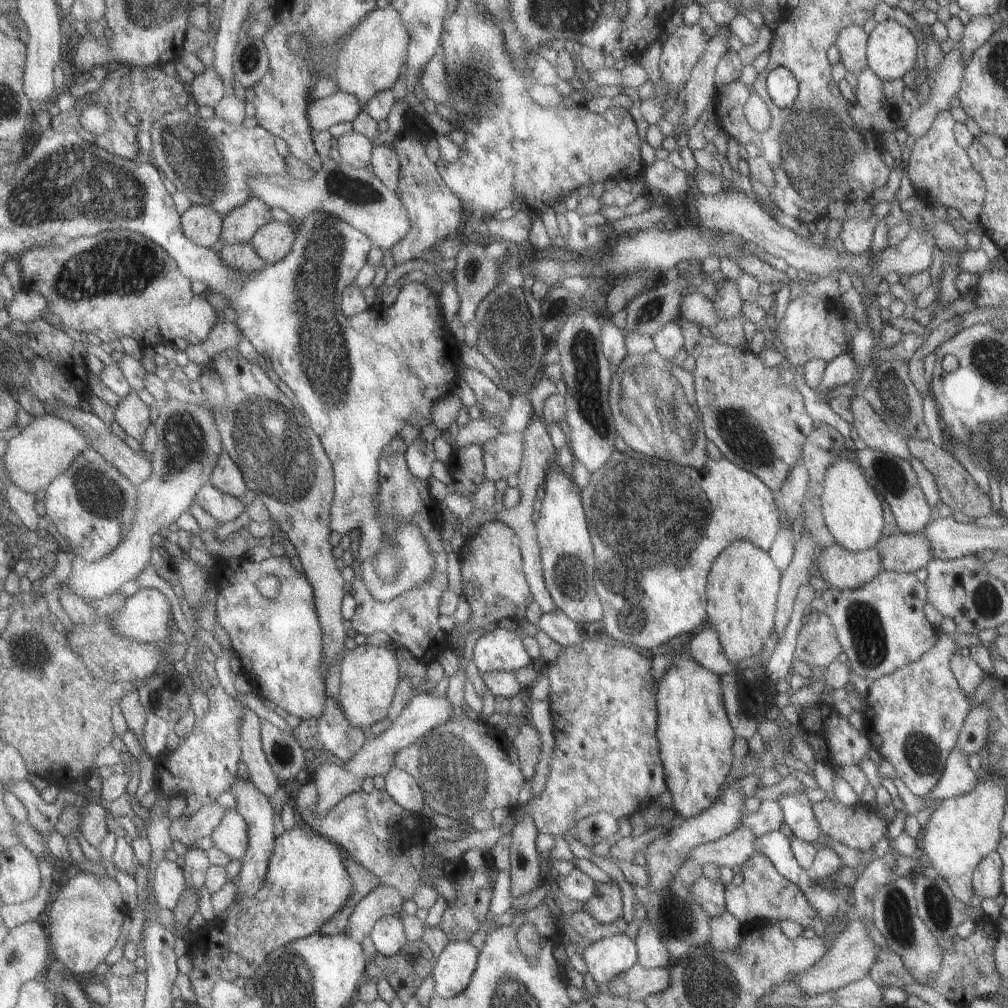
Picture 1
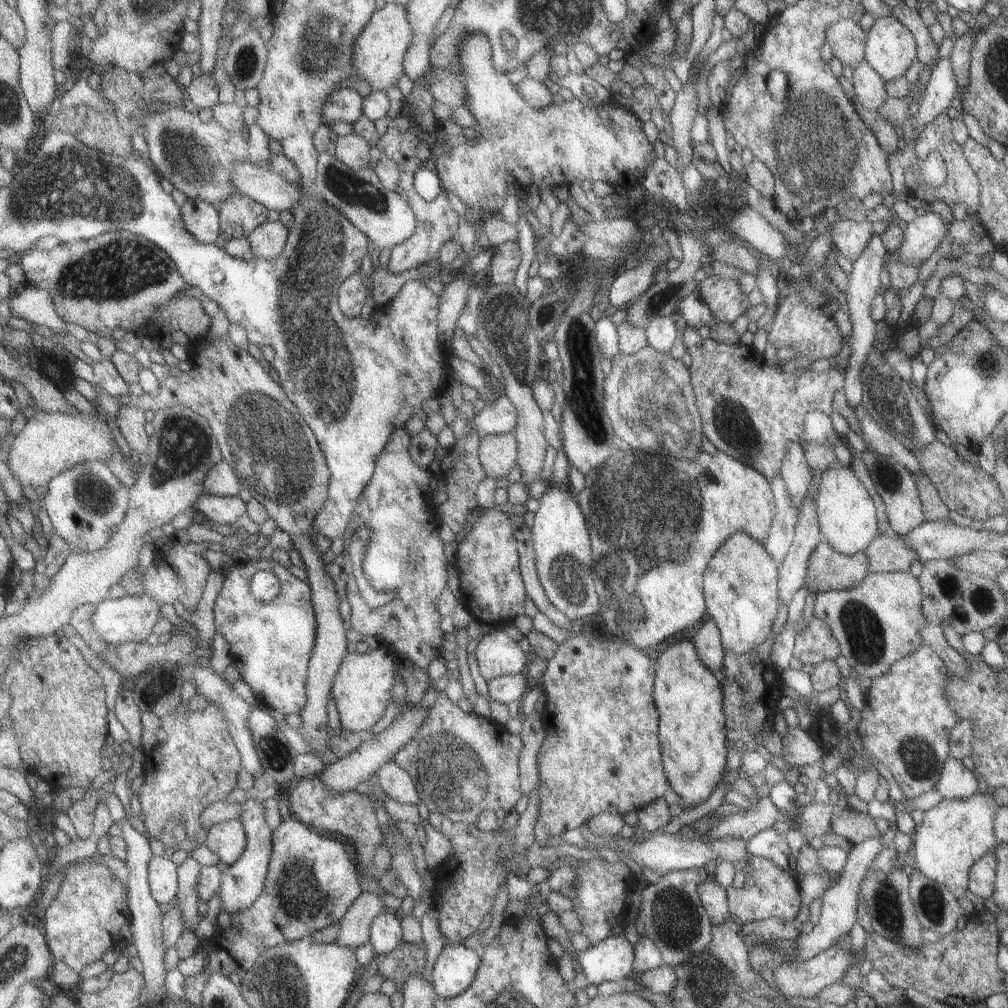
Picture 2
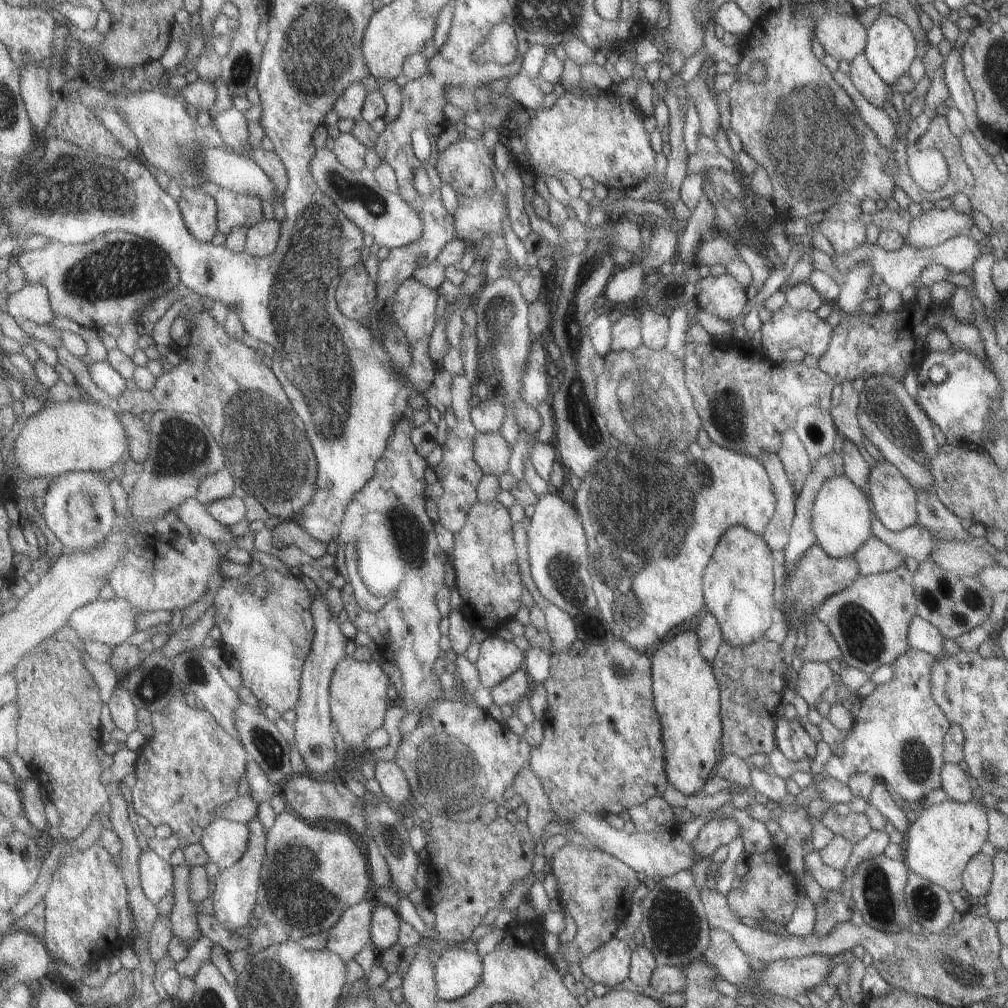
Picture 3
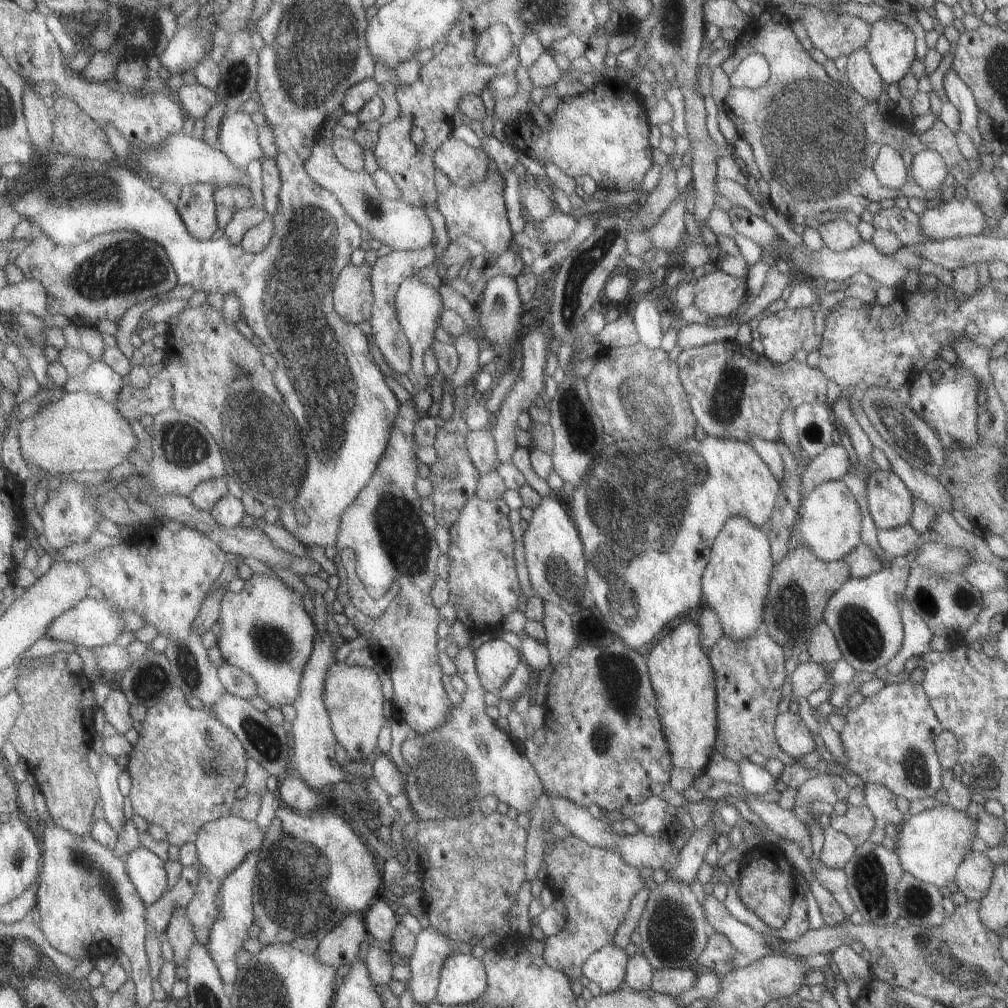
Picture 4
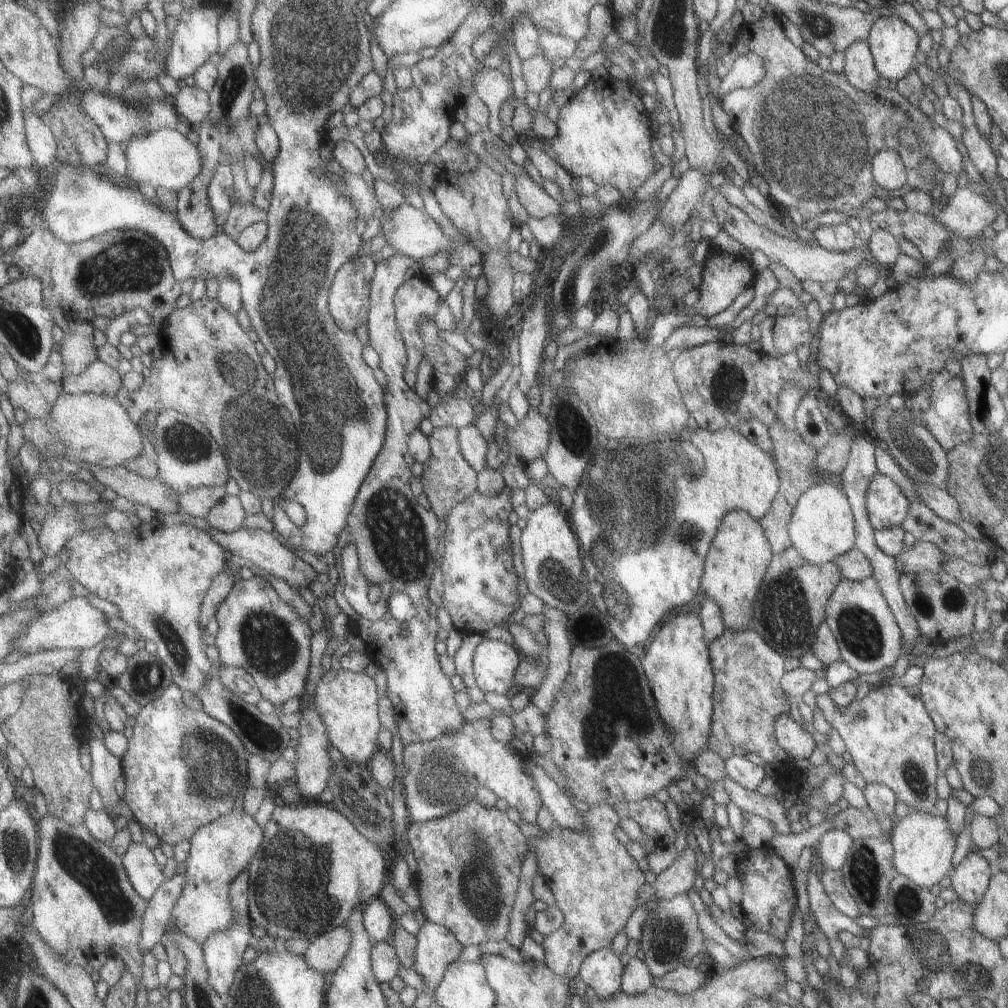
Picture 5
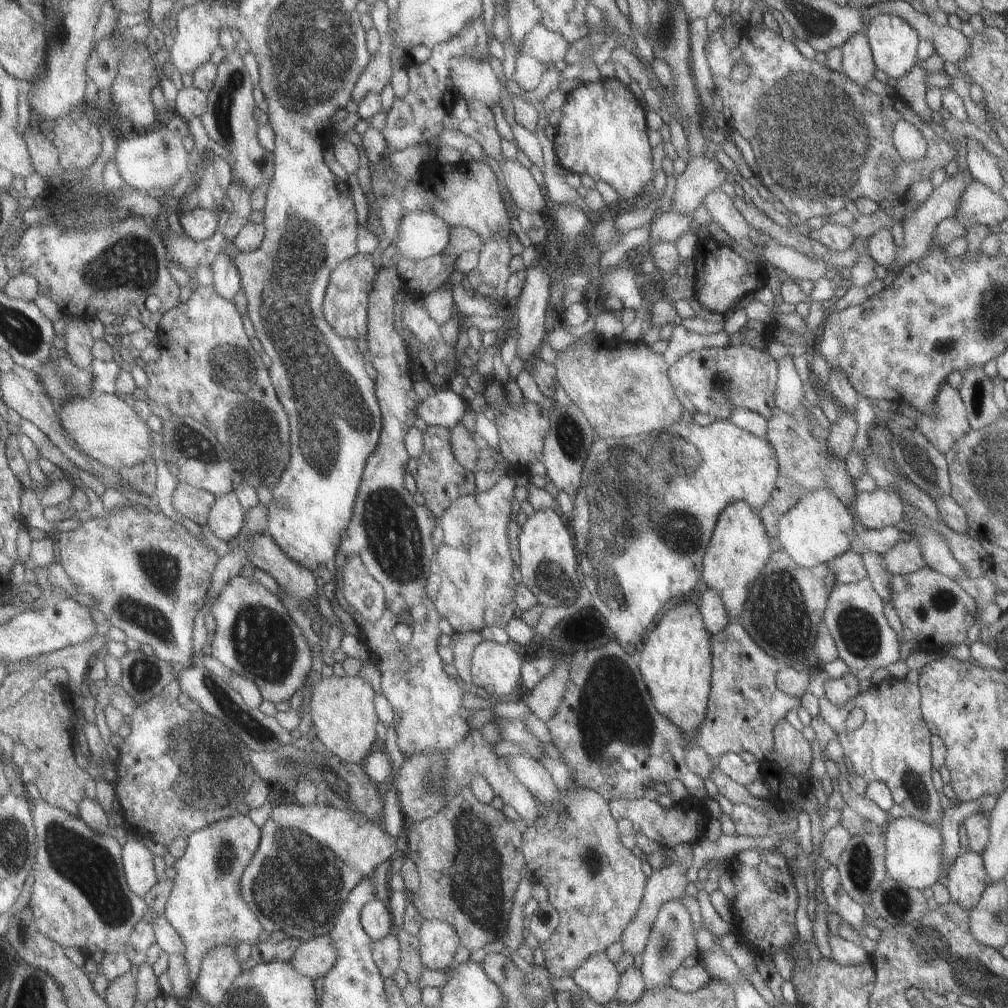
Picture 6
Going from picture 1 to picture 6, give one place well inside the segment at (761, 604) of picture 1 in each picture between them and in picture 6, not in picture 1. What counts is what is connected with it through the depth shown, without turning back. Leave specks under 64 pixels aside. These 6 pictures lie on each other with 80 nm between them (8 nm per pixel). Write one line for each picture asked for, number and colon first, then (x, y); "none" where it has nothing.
2: (739, 585)
3: (737, 583)
4: (734, 582)
5: (738, 554)
6: (738, 548)

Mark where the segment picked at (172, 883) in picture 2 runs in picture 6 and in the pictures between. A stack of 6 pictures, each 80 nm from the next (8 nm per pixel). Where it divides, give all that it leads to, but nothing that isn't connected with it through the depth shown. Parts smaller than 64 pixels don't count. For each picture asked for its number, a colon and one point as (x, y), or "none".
3: (158, 879)
4: (147, 871)
5: (146, 875)
6: (138, 860)

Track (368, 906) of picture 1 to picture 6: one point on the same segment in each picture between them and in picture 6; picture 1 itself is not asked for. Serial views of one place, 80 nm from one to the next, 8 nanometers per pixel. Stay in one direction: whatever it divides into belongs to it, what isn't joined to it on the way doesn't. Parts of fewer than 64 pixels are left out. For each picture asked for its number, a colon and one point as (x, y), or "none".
2: (355, 926)
3: (354, 930)
4: (340, 946)
5: (326, 954)
6: (316, 957)

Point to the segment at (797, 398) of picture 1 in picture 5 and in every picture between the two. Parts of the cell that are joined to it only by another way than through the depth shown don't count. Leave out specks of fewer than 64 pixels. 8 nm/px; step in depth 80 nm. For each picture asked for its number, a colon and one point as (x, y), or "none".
2: (751, 410)
3: (746, 400)
4: (734, 393)
5: (722, 384)

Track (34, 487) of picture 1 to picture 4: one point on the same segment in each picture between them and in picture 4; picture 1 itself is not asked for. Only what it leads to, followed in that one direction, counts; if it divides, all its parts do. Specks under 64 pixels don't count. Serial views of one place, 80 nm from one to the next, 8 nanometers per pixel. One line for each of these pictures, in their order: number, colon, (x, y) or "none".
2: (49, 443)
3: (62, 437)
4: (81, 431)

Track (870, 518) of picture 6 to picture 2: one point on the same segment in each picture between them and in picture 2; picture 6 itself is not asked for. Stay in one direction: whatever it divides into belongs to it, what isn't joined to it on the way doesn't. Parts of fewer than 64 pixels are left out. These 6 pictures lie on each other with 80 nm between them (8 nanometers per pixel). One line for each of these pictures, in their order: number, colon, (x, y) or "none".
2: (896, 487)
3: (893, 498)
4: (889, 503)
5: (886, 505)

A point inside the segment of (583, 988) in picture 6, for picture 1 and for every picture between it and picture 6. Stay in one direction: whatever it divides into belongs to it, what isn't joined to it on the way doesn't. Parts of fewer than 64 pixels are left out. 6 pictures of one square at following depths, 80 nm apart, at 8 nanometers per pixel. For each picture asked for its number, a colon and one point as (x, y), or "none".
1: (611, 956)
2: (612, 959)
3: (610, 964)
4: (607, 967)
5: (602, 971)

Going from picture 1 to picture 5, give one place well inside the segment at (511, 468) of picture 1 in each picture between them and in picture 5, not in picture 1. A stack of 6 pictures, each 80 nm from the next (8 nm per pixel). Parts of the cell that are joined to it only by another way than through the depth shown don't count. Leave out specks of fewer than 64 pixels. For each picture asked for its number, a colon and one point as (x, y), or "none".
2: (498, 452)
3: (492, 452)
4: (481, 443)
5: (474, 447)

